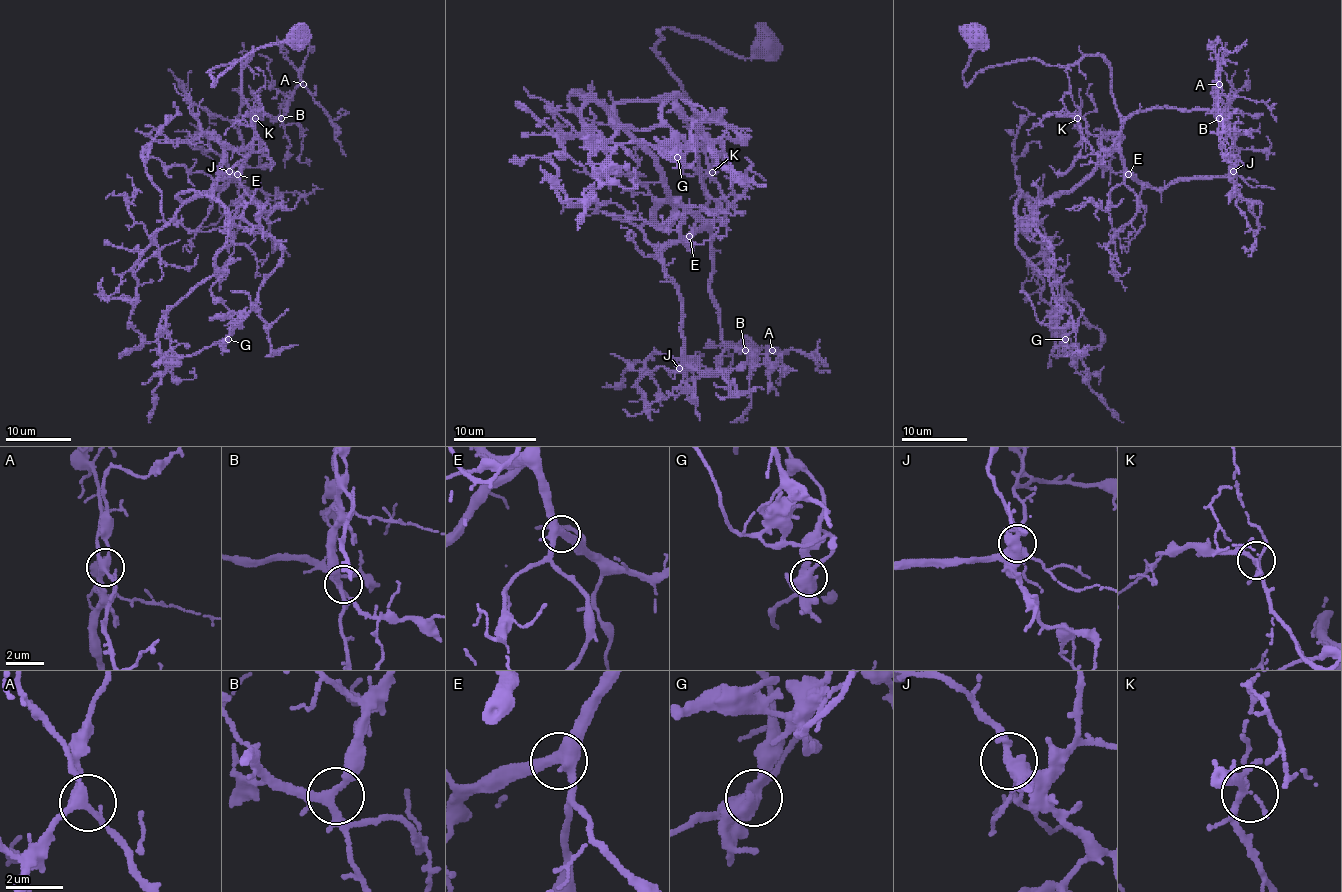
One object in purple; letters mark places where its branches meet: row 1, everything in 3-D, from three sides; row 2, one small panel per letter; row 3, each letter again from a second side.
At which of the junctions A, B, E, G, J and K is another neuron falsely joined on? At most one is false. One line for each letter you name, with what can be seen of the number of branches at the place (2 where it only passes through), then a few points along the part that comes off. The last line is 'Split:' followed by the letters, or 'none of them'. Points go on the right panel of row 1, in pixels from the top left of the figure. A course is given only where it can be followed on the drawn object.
G: Branches: 4. Course of the part to remove: (1066, 338), (1053, 351), (1056, 356), (1061, 338), (1053, 315), (1046, 310)
Split: G

